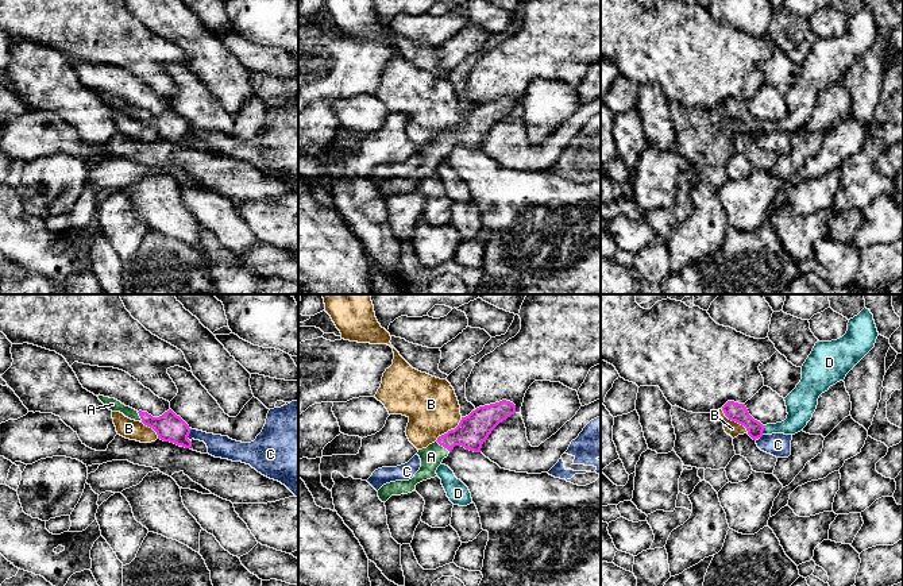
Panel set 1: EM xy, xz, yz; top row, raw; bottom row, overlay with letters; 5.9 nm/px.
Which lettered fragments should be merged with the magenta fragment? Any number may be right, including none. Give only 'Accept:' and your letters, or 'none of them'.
Accept: A

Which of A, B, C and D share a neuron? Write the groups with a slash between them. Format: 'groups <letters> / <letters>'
groups A / B D / C

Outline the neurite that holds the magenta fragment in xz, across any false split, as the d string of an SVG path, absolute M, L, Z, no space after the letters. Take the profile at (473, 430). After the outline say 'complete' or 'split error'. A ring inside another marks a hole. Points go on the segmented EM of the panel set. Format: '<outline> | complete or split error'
M502 400L495 404L479 406L468 416L462 417L455 429L439 436L437 440L427 448L418 450L417 455L421 459L421 467L414 477L409 481L395 481L383 485L378 490L379 500L386 502L391 496L412 493L417 483L437 477L437 467L455 446L481 452L482 444L491 431L514 413L516 405Z | split error

